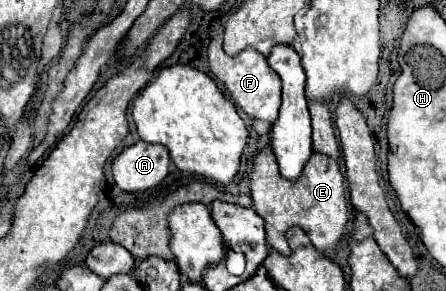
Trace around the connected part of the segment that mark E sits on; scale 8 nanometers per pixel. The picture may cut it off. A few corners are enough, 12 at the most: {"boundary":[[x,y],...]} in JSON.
{"boundary":[[273,151],[255,157],[251,199],[267,243],[289,257],[301,227],[325,255],[349,233],[335,159],[315,153],[281,179]]}

